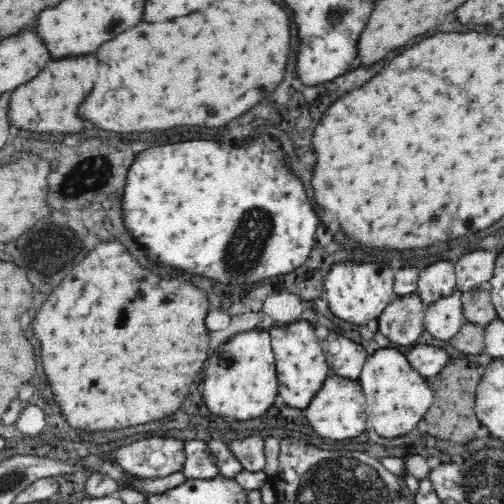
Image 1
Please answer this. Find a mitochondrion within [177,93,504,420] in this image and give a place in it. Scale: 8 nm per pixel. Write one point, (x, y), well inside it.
(253, 232)

